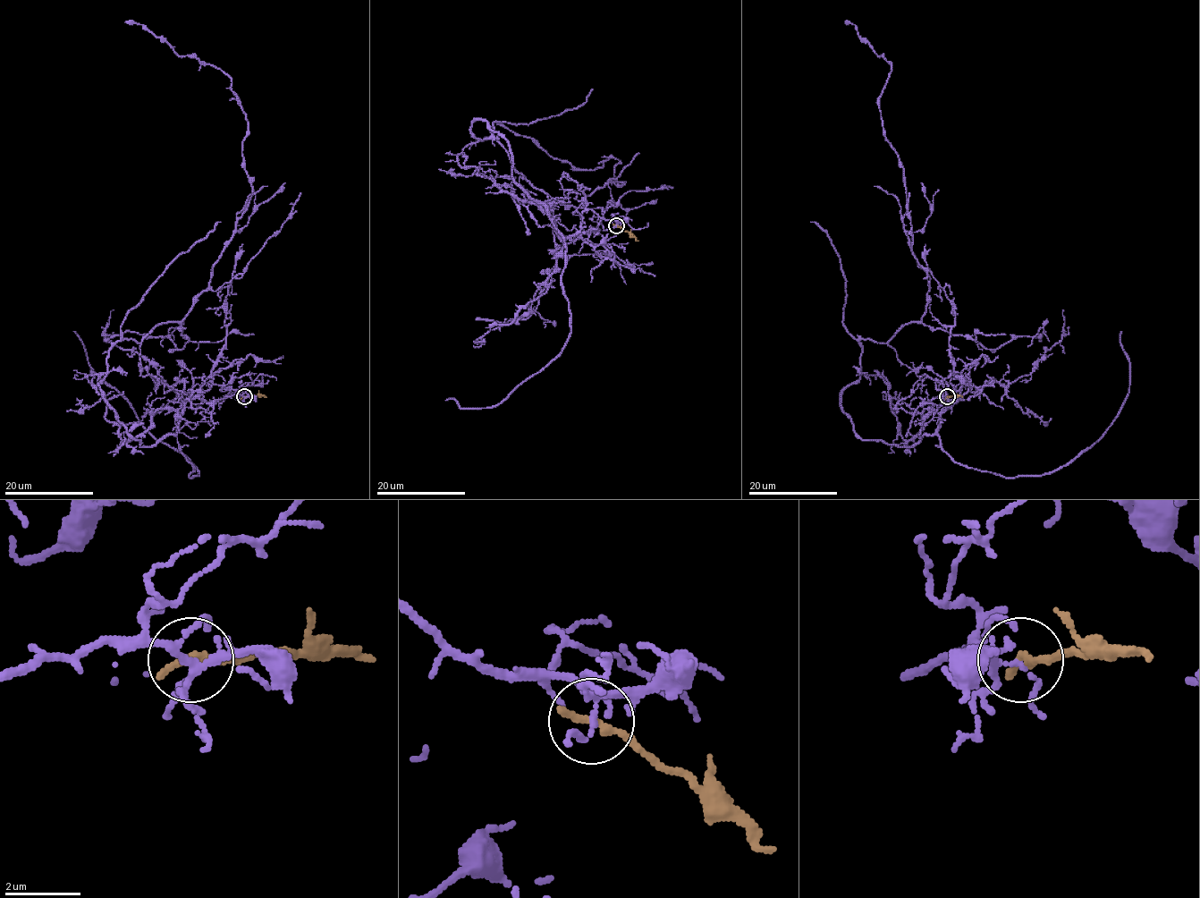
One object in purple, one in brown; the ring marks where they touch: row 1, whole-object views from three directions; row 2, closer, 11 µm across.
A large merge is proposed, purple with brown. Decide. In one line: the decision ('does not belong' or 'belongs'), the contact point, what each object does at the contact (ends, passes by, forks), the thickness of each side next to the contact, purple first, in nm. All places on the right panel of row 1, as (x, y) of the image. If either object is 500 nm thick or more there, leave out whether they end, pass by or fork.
does not belong; at (947, 396); purple forks there; brown ends there; 130 nm thick on the purple side, 240 nm on the other

